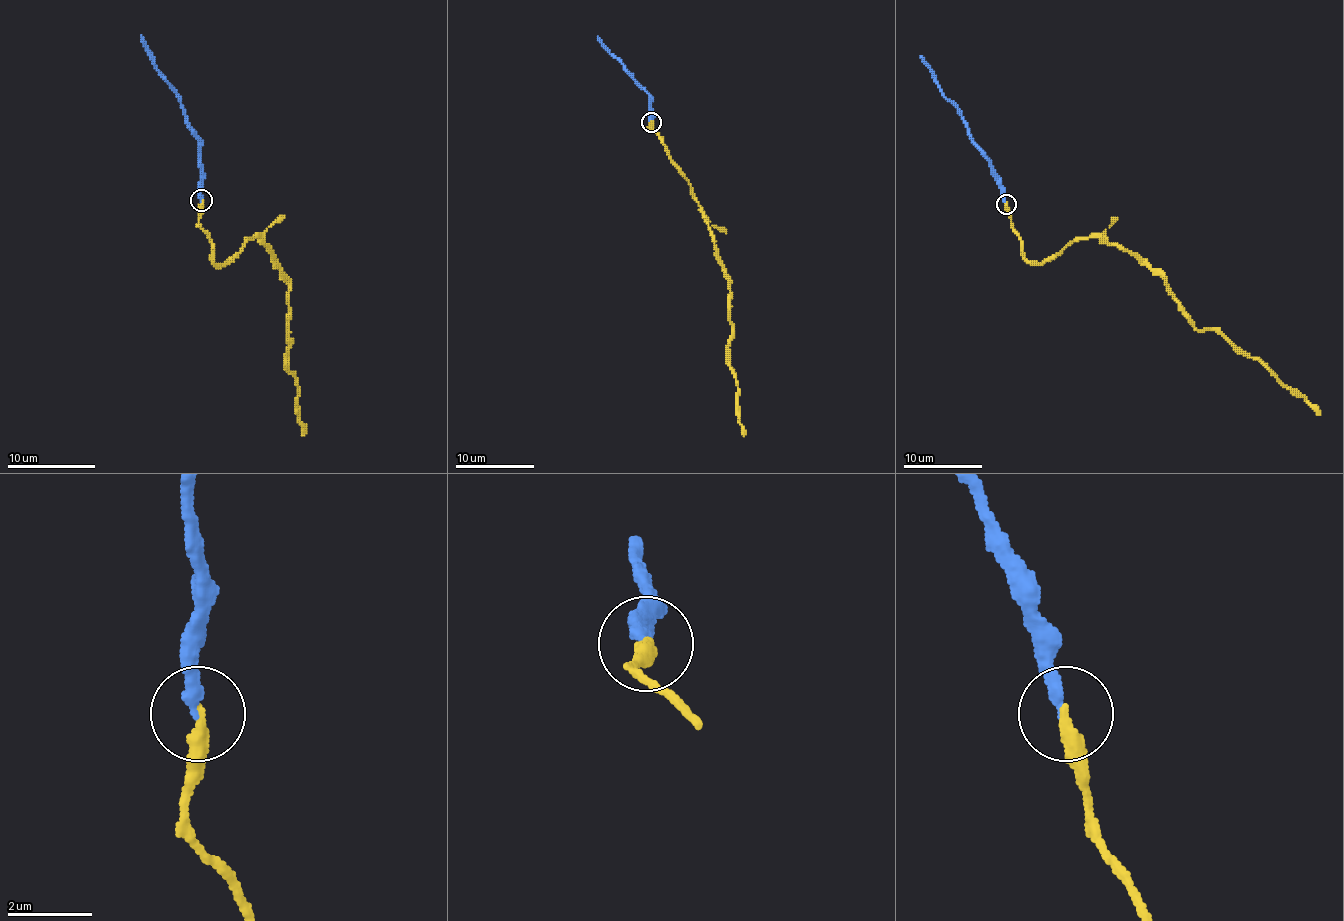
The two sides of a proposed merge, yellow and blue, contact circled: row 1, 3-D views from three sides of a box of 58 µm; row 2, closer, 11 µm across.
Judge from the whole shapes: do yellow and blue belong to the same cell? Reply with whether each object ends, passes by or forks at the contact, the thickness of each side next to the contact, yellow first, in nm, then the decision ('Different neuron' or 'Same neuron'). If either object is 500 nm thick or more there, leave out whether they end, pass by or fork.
At the ring yellow ends. At the ring blue ends. Thickness 360 nm (yellow) against 280 nm. Same neuron

